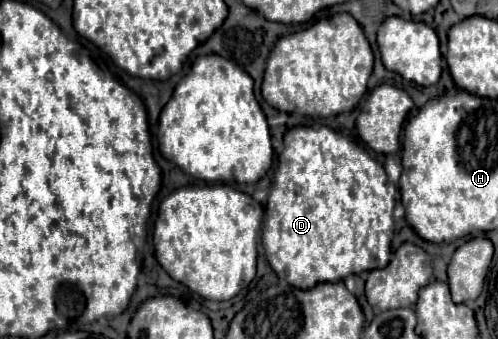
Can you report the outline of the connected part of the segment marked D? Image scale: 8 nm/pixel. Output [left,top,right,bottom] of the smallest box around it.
[261,125,397,289]

